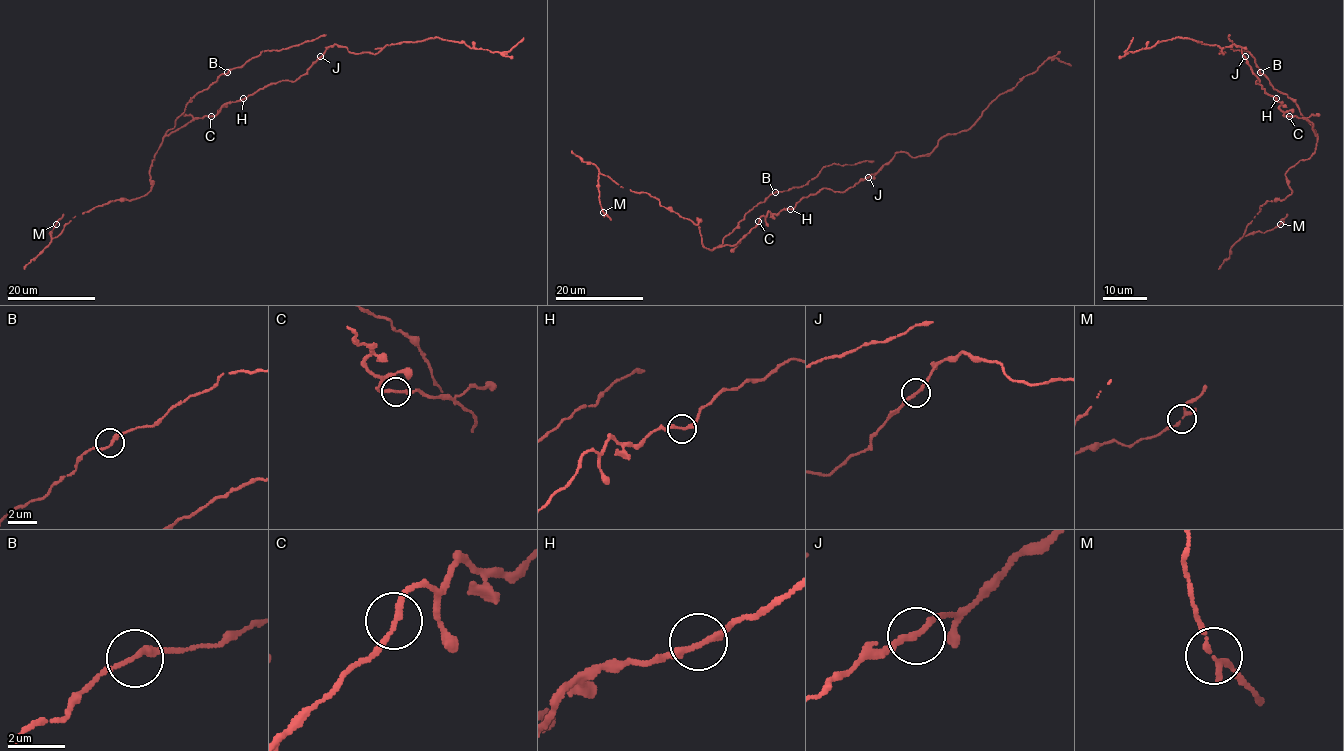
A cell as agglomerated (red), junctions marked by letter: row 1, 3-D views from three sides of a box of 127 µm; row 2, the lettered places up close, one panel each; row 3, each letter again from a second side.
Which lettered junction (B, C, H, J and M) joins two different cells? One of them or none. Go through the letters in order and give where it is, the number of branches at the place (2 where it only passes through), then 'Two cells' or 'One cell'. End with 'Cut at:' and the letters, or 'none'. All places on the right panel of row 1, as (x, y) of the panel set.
B: Place: (1260, 72). Branches: 2. One cell
C: Place: (1289, 116). Branches: 2. One cell
H: Place: (1276, 98). Branches: 2. One cell
J: Place: (1245, 56). Branches: 2. Two cells
M: Place: (1280, 224). Branches: 2. One cell
Cut at: J

